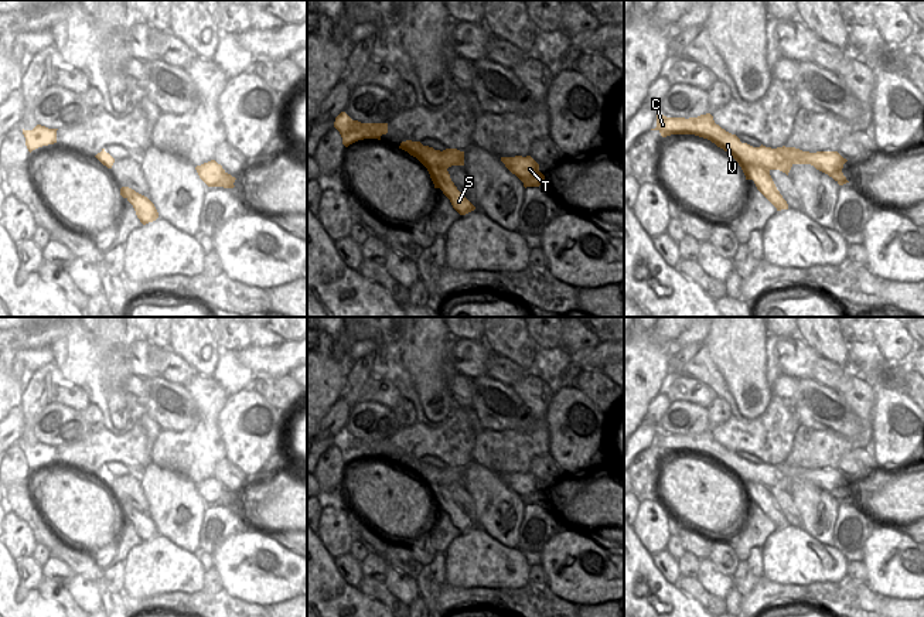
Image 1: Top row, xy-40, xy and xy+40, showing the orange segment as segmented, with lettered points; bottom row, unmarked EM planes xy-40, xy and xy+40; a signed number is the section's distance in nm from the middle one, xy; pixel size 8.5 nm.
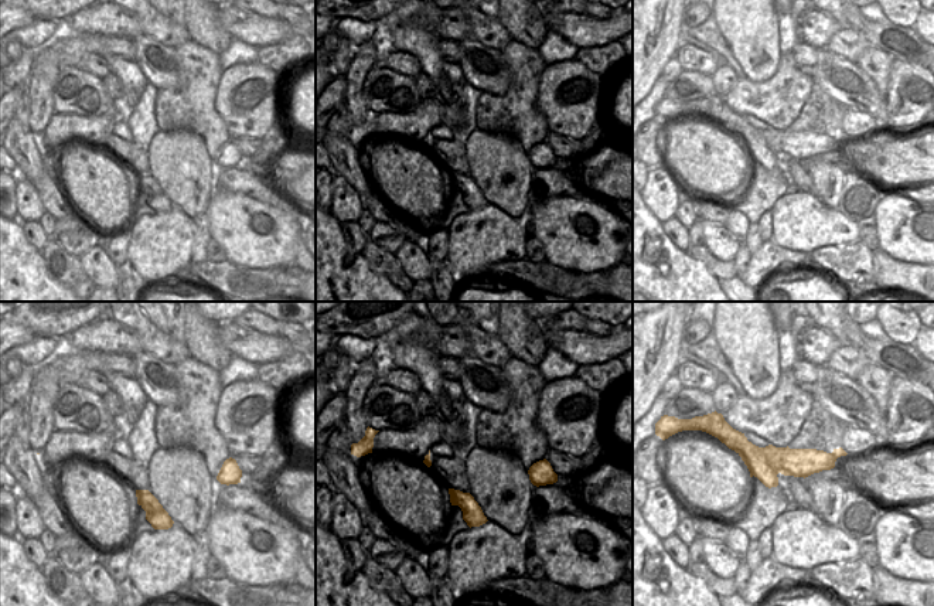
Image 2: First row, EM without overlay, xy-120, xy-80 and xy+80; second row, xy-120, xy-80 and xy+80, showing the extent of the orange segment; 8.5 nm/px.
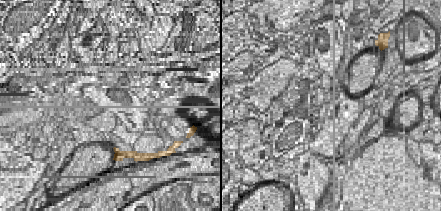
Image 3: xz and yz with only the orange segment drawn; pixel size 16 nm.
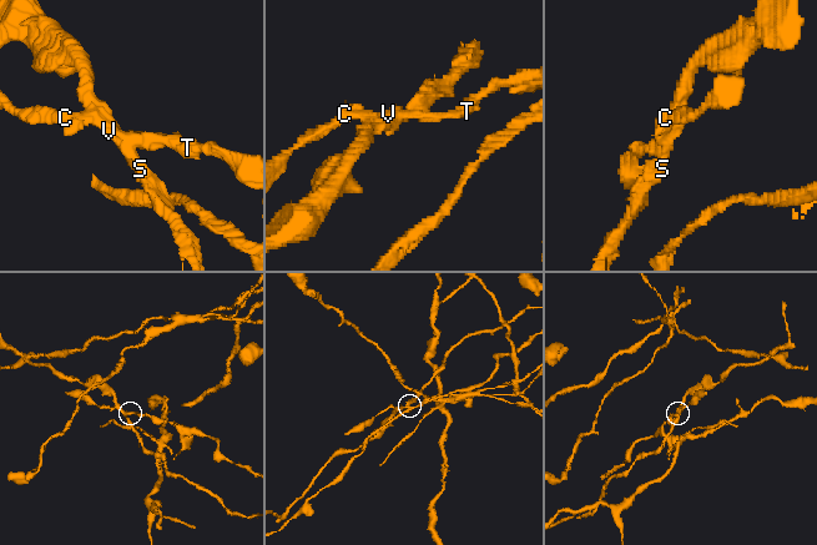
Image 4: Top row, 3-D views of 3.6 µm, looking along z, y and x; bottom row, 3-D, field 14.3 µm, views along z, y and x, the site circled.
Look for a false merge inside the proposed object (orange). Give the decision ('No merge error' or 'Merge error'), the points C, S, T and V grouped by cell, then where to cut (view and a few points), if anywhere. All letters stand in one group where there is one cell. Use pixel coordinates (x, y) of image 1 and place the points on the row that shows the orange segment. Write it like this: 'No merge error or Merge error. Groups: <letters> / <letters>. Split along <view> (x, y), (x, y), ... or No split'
Merge error. Groups: C T V / S. Split along xy+40 (739, 162), (759, 164), (769, 170)

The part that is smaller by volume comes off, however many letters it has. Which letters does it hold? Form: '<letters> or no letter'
S

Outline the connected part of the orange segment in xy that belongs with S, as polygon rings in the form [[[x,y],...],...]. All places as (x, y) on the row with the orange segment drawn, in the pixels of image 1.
[[[427,168],[434,188],[440,188],[443,194],[450,200],[453,208],[460,214],[466,215],[475,209],[475,207],[457,190],[450,178],[447,168]]]

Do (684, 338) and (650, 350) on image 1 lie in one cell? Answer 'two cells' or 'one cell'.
two cells

